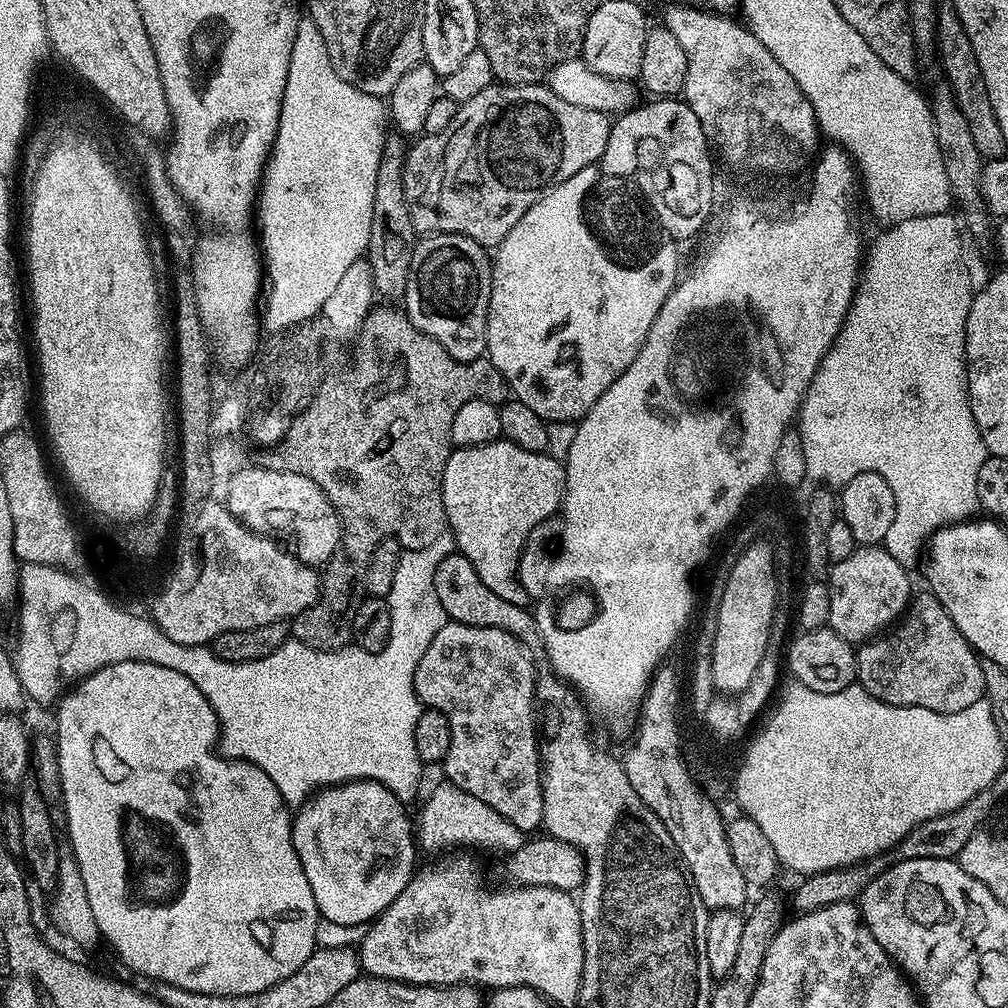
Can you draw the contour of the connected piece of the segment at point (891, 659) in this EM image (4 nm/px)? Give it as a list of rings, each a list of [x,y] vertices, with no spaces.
[[[931,594],[918,596],[919,595],[909,603],[902,619],[895,625],[895,627],[856,648],[856,679],[874,698],[878,698],[882,702],[893,704],[894,706],[922,706],[926,710],[934,710],[935,712],[957,712],[958,710],[966,710],[966,706],[974,706],[974,702],[985,699],[984,679],[982,678],[982,666],[980,665],[980,660],[976,653],[972,651],[971,644],[968,644],[966,638],[956,629],[954,622],[946,614],[944,607],[938,602],[938,598]]]

